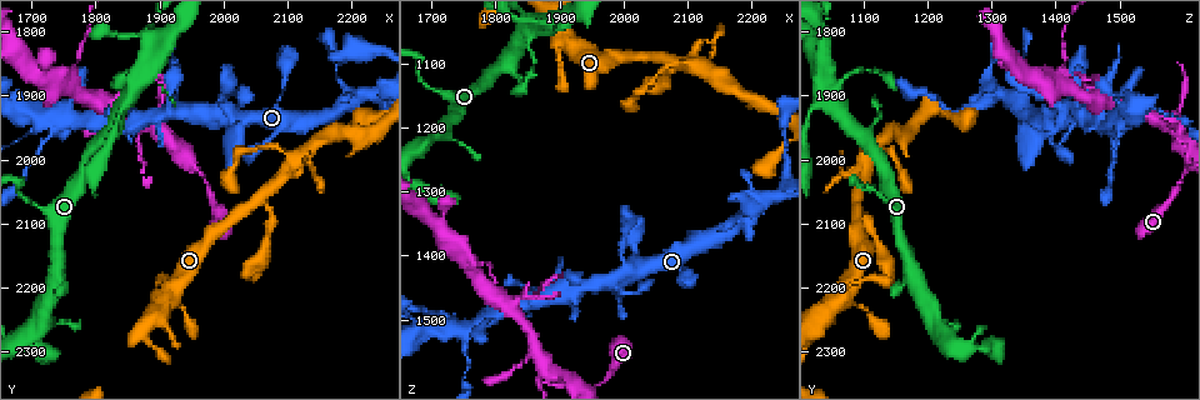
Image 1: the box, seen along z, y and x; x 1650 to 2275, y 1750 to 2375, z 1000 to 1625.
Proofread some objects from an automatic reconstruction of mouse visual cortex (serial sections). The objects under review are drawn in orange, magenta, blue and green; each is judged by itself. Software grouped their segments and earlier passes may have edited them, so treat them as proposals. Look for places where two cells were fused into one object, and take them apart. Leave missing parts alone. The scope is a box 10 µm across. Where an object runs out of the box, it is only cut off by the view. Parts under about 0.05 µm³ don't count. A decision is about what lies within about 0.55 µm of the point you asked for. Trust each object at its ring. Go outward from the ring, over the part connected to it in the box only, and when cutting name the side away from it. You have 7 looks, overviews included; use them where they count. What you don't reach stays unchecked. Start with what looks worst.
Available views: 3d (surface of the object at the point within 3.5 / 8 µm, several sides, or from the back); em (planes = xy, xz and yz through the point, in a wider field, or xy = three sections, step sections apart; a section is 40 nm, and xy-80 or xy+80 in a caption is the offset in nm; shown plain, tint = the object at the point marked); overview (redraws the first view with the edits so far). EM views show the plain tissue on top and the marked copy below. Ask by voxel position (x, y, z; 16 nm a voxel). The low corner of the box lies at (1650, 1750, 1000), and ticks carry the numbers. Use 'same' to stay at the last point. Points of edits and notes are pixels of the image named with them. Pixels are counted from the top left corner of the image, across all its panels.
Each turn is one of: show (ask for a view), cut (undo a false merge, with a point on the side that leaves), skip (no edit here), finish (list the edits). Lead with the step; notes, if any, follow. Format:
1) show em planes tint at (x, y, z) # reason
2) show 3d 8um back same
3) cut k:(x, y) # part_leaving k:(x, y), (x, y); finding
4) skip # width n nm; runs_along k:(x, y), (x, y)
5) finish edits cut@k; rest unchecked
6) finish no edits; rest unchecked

show 3d 3.5um at (1865, 1935, 1555) # two arms in line, one across

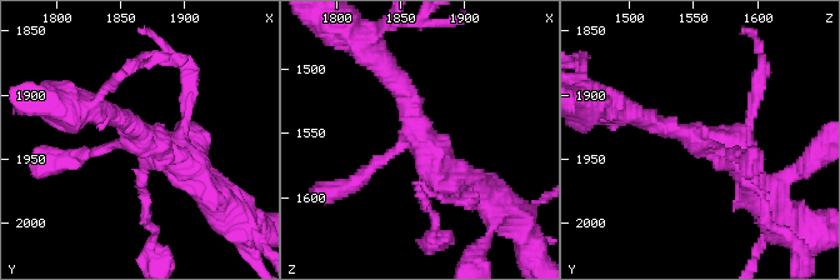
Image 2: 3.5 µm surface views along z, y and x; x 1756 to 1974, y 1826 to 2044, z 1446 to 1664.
show em xy step 2 tint at (1868, 1934, 1556)

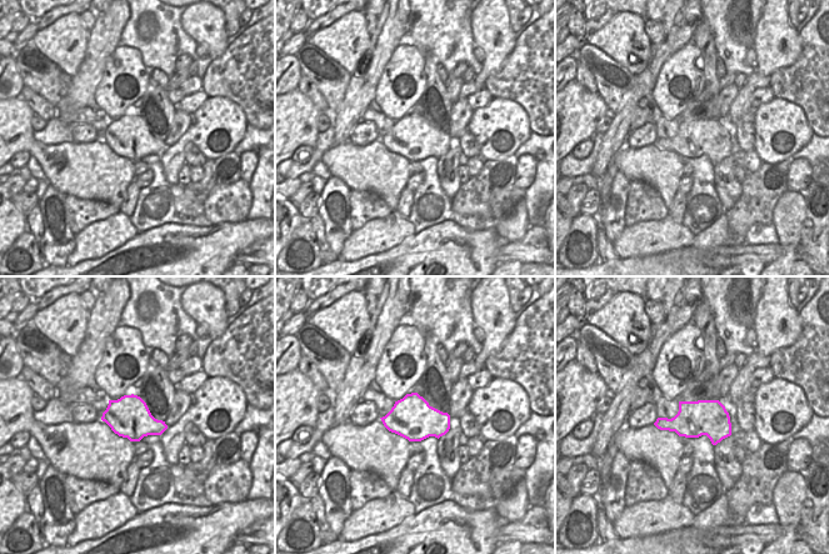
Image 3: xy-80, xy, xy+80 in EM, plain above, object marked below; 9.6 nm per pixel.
skip # runs_along 2:(473, 193), (388, 74); continuous, no second cell

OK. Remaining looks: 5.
show 3d 3.5um back at (1750, 1935, 1515) # four or more arms meet

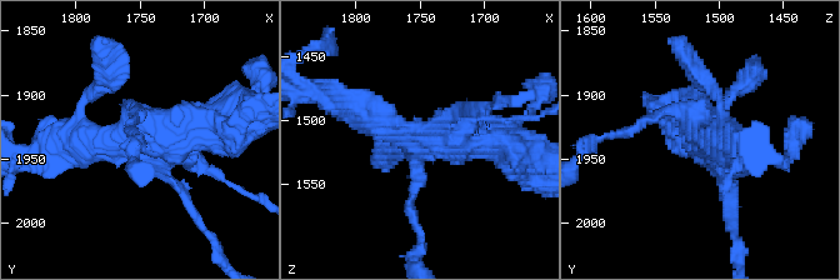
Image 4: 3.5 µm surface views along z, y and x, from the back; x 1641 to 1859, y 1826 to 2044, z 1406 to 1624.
show em planes tint at (1742, 1934, 1512) # shape alone is not enough

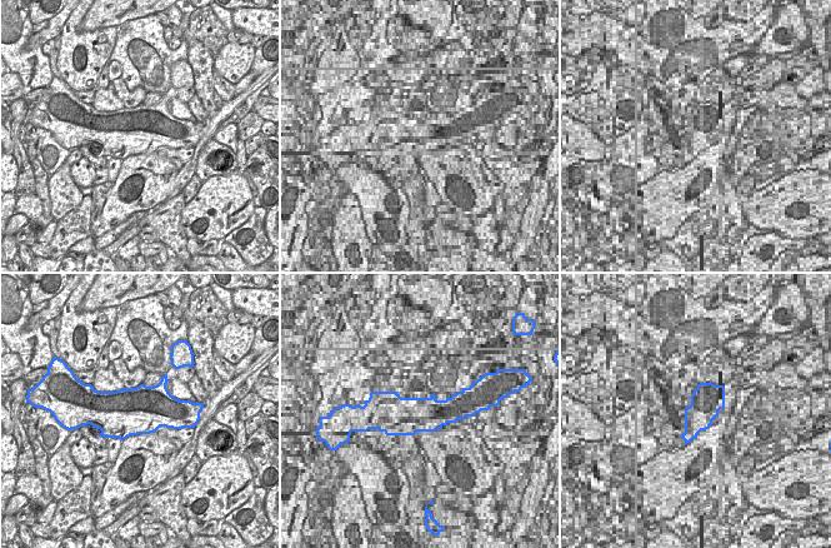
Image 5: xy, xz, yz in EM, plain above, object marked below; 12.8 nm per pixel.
show em xy step 5 tint same

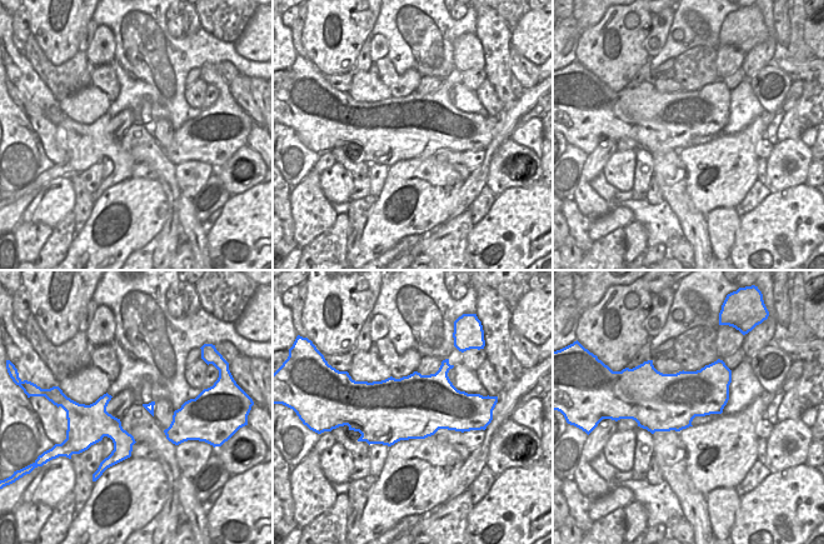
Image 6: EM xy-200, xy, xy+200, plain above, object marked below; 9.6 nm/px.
skip # runs_along 4:(346, 106), (400, 135), (508, 141); one cell here

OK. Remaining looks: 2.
show 3d 3.5um at (2115, 2005, 1105) # side arm on a straight run

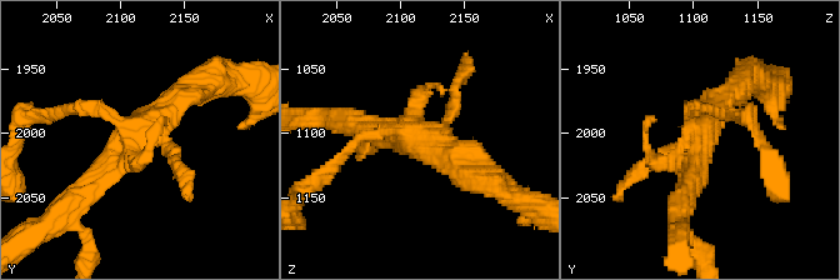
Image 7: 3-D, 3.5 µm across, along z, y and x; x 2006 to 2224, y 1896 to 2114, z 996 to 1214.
show em xy step 5 tint at (2110, 2004, 1106)

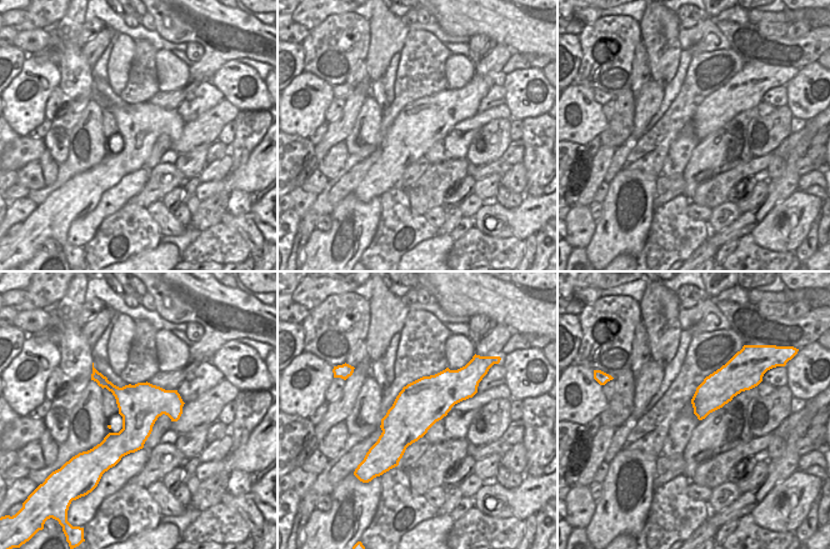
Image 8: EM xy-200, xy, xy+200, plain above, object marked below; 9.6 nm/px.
skip # runs_along 7:(76, 199), (153, 119), (195, 88); one cell here

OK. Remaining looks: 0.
finish no edits; rest unchecked

